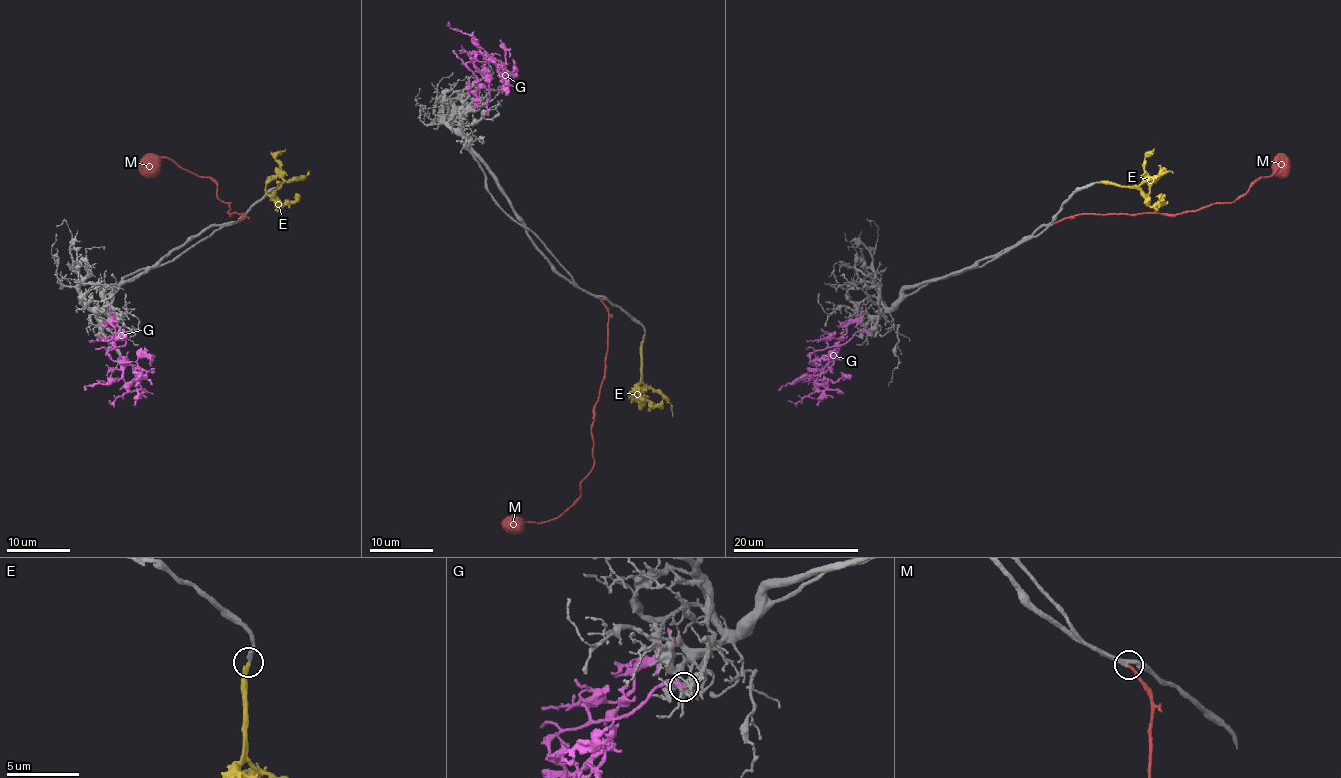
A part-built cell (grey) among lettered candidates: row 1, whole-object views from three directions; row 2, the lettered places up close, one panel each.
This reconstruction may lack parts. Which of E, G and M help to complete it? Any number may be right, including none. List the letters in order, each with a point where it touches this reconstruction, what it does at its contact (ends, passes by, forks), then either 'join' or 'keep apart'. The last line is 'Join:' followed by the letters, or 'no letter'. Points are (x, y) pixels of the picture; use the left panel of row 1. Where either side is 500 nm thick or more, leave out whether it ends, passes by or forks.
E: (279, 182) | it ends | join
G: (124, 332) | it ends | keep apart
M: (235, 223) | it ends | join
Join: E, M

